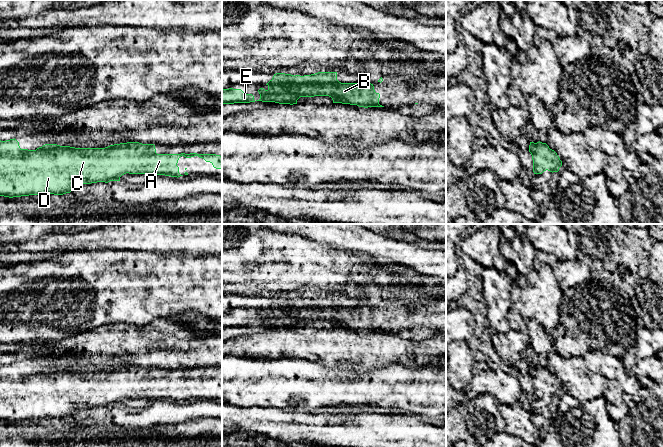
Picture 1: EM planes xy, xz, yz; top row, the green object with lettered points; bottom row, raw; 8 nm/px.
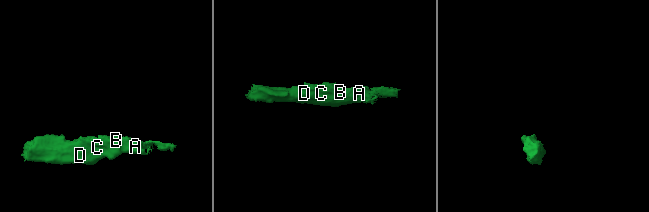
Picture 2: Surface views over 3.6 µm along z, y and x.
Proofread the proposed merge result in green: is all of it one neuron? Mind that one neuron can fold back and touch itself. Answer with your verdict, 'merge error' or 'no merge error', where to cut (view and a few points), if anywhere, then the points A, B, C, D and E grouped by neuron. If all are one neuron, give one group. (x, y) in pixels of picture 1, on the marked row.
no merge error | no cut | A B C D E

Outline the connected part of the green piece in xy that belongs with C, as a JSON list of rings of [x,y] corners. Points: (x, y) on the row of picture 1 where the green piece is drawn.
[[[14,138],[6,141],[0,140],[0,196],[21,197],[29,195],[54,194],[63,195],[70,193],[76,186],[97,182],[108,183],[120,181],[120,177],[129,174],[147,174],[150,176],[165,175],[171,177],[183,176],[177,166],[181,156],[191,158],[198,156],[206,162],[210,162],[214,168],[222,169],[222,156],[216,154],[157,154],[154,144],[142,144],[139,142],[127,142],[110,145],[105,148],[75,148],[60,146],[57,144],[45,144],[36,150],[21,149],[19,142]]]

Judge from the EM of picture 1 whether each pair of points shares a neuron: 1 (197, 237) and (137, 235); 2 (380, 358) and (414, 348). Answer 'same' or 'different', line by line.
1: same
2: same

